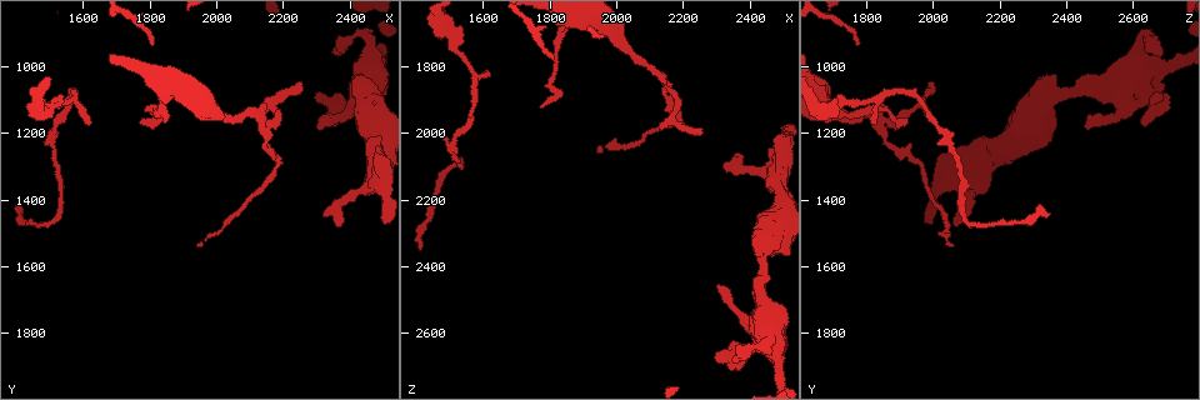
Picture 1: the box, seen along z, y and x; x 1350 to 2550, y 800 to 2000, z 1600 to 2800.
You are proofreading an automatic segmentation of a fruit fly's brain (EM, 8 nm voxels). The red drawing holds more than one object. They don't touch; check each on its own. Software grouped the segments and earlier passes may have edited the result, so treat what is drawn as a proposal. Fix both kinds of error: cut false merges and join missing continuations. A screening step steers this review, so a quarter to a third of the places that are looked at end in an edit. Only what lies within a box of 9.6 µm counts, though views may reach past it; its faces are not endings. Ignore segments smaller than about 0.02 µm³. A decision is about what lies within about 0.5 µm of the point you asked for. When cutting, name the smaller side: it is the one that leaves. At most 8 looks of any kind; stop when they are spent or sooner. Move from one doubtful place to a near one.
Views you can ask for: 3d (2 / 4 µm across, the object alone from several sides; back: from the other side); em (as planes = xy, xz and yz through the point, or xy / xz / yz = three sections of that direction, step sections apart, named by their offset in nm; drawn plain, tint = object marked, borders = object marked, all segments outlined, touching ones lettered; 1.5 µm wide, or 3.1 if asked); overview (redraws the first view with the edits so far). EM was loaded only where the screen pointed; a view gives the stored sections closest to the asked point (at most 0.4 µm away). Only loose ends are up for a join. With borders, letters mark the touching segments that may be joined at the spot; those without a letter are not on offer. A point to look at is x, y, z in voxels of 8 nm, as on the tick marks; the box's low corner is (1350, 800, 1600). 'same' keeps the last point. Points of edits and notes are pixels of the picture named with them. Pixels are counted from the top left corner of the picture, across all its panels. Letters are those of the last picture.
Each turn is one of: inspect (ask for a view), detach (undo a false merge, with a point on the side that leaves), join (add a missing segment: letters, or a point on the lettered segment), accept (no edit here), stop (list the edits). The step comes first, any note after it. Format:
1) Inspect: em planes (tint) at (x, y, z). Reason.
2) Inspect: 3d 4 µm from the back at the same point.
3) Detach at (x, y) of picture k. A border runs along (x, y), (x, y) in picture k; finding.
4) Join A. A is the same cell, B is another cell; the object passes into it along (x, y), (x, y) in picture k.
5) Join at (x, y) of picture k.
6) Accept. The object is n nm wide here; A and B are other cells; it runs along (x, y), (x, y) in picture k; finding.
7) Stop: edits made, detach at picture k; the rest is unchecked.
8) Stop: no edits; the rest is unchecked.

Inspect: em yz step 8 (borders) at (2340, 1170, 2640). An open end.

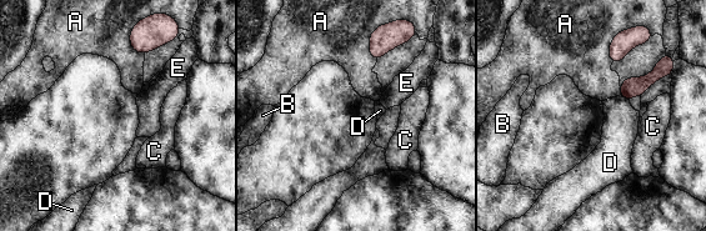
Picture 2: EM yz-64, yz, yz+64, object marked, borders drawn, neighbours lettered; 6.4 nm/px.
Accept. A, B, C, D and E are other cells; a border runs along (619, 95), (629, 101) in picture 2; no lettered segment goes on from it.

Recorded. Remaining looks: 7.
Inspect: em xz step 8 (tint) at (2490, 1460, 1990).

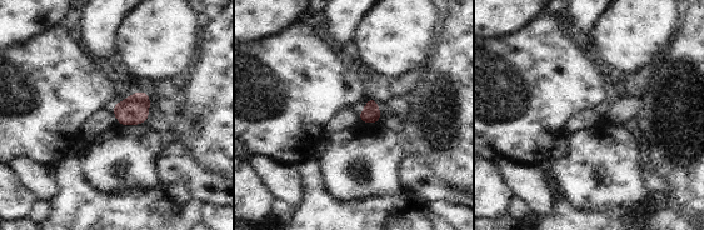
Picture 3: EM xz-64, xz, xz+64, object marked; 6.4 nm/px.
Inspect: em xz step 8 (borders) at the same point.

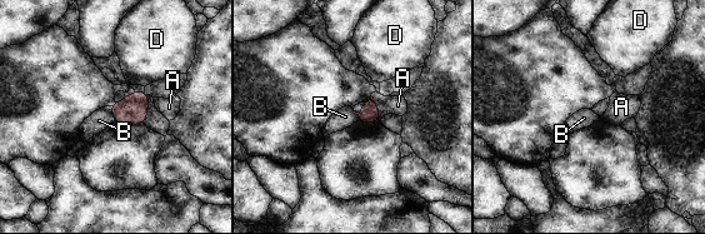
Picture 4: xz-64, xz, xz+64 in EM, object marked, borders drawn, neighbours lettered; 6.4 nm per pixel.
Accept. A, B and D are other cells; a border runs along (110, 106), (115, 120) in picture 4; none of them fits.

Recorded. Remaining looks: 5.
Inspect: 3d 4 µm at (2150, 1200, 1860). Side arm on a straight run.

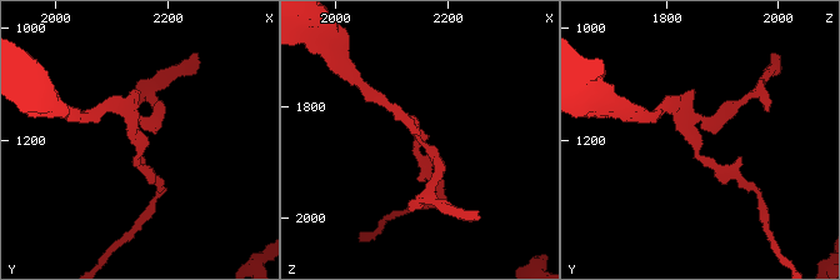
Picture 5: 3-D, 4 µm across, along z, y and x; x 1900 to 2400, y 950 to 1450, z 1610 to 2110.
Inspect: em planes (borders) at (2150, 1200, 1850). 3 arms meet here; the arms are 160, 170, 190 nm wide.

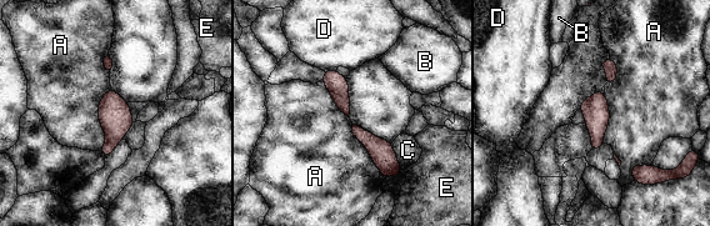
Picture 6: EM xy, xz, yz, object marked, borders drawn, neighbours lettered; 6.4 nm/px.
Accept. A, B, C, D and E are other cells; a border runs along (110, 86), (98, 150) in picture 6; continuous, no second neuron.

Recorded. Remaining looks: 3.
Inspect: 3d 4 µm at (2260, 1050, 1990).

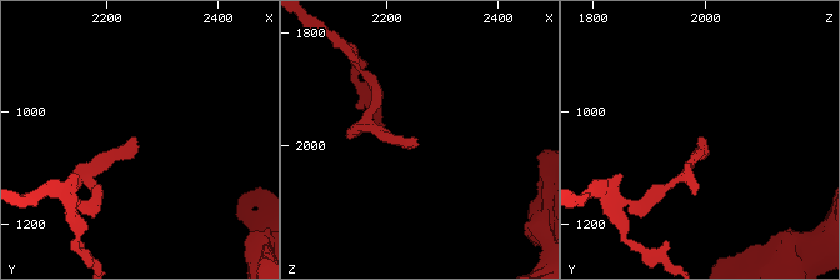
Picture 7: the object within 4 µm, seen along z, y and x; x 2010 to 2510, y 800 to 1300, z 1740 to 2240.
Inspect: em planes (tint) at (2255, 1040, 1995). Need the tissue.

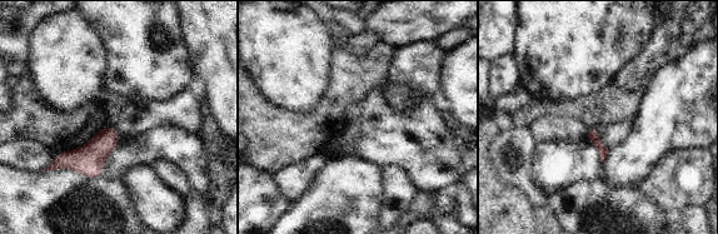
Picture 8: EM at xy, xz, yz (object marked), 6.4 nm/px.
Inspect: em planes (borders) at the same point.

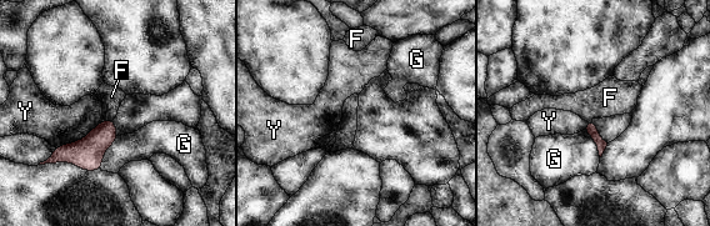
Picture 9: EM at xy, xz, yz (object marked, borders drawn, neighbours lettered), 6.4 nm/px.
Accept. The longest contact is with Y, 380 nm; F, G and Y are other cells; a border runs along (113, 117), (105, 120) in picture 9; no lettered segment goes on from it.

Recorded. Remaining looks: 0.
Stop: no edits; the rest is unchecked.

